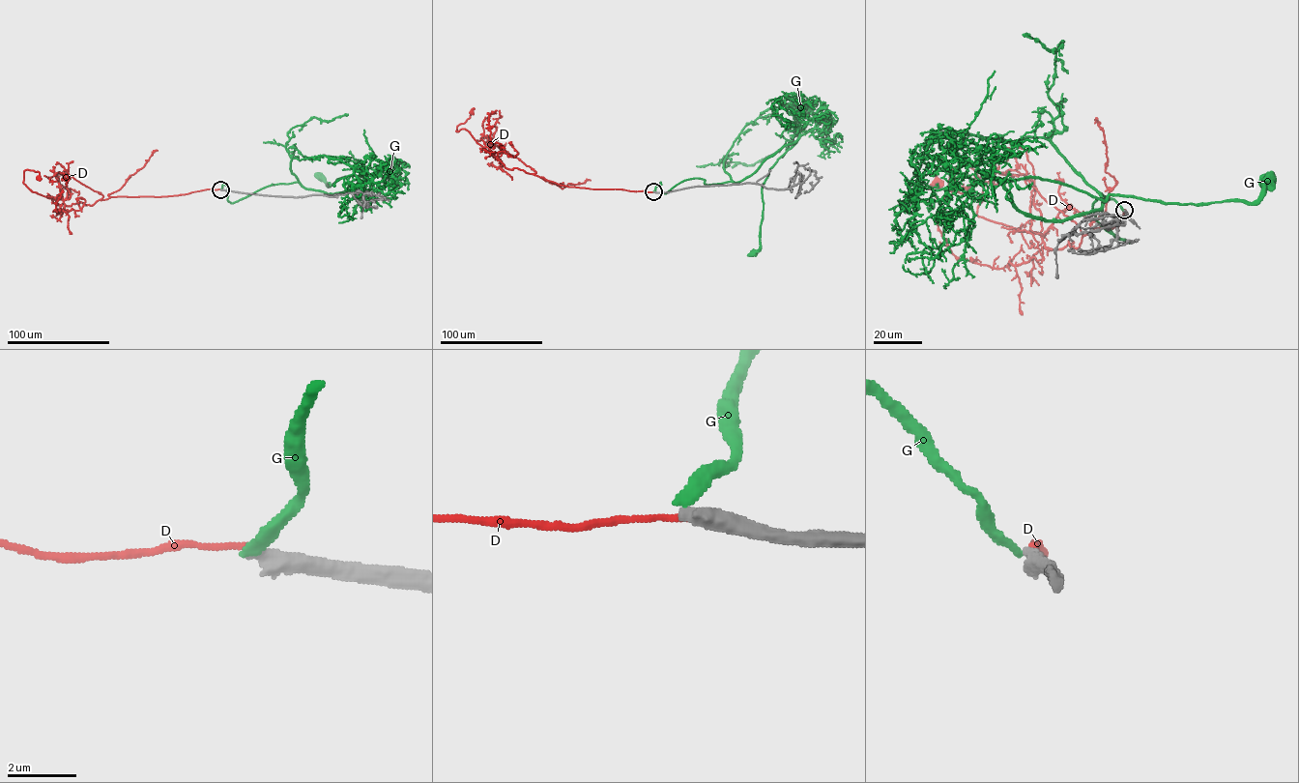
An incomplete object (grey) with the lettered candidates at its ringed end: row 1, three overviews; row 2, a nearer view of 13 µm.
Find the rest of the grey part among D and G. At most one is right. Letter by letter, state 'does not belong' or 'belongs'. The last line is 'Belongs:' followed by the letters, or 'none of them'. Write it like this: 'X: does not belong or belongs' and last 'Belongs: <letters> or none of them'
D: does not belong
G: does not belong
Belongs: none of them

